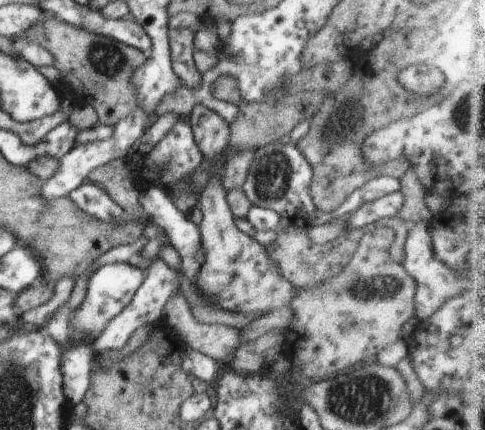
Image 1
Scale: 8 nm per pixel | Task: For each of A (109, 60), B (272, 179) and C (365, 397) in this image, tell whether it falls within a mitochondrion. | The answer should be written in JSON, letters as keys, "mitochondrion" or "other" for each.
{"A":"mitochondrion","B":"mitochondrion","C":"mitochondrion"}

